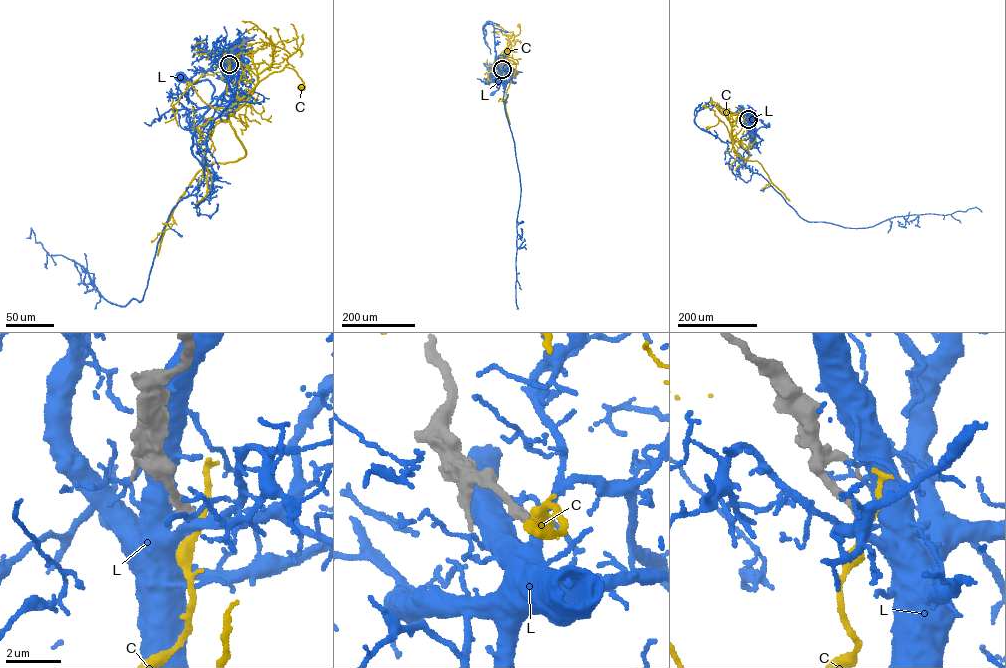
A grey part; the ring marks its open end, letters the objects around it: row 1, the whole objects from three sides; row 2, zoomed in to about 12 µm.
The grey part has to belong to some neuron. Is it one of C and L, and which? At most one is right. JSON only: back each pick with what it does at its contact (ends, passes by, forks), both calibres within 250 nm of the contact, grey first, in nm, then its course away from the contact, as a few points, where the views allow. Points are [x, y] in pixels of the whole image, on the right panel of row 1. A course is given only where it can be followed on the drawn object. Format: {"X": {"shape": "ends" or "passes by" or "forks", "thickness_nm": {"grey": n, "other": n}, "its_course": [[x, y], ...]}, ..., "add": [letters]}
{"add": []}

